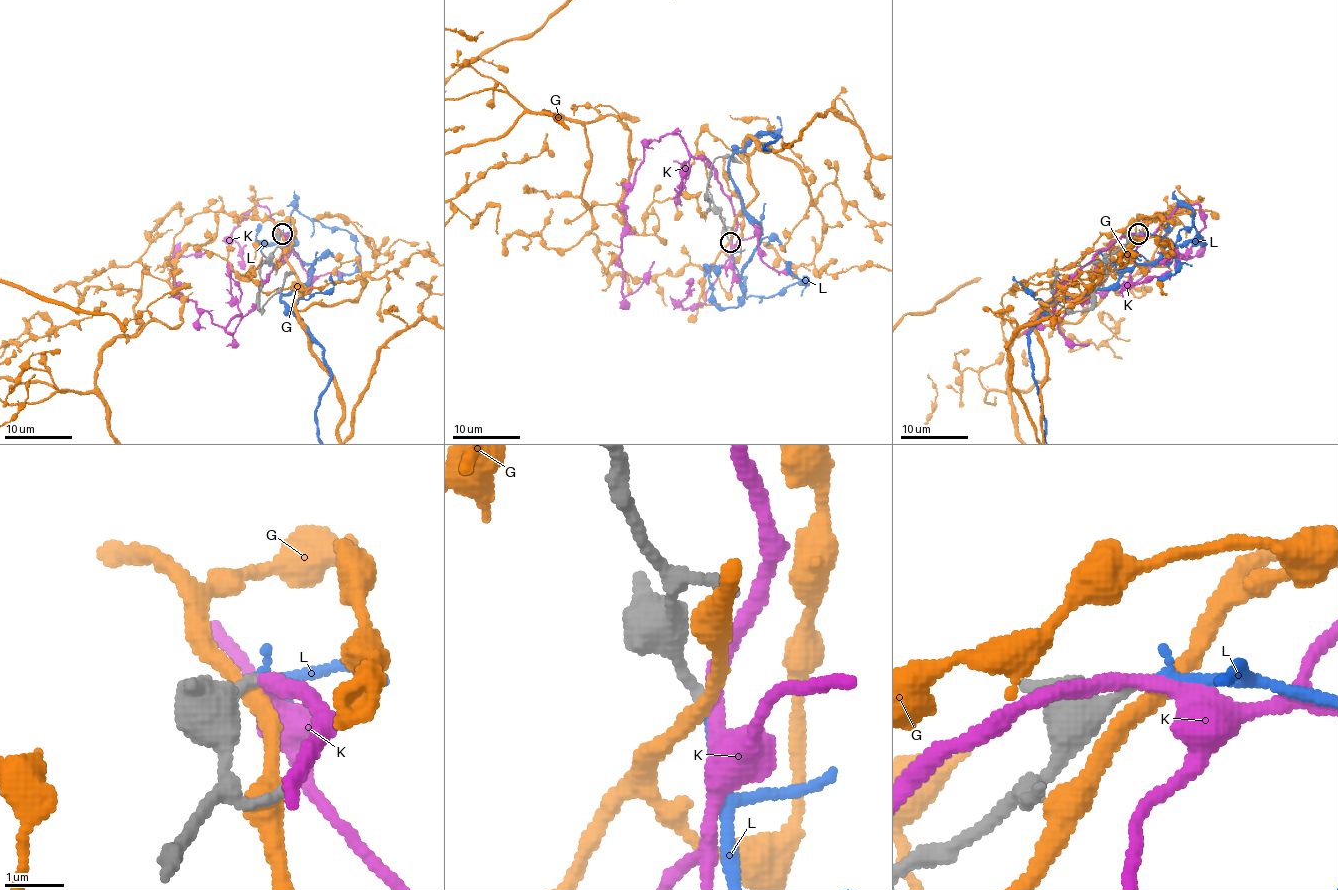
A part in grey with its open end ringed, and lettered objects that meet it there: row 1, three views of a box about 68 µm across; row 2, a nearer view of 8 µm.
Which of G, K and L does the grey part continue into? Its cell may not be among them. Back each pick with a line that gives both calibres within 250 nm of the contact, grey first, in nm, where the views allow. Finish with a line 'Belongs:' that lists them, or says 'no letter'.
L: 180 nm thick on the grey side, 190 nm on the other
Belongs: L

